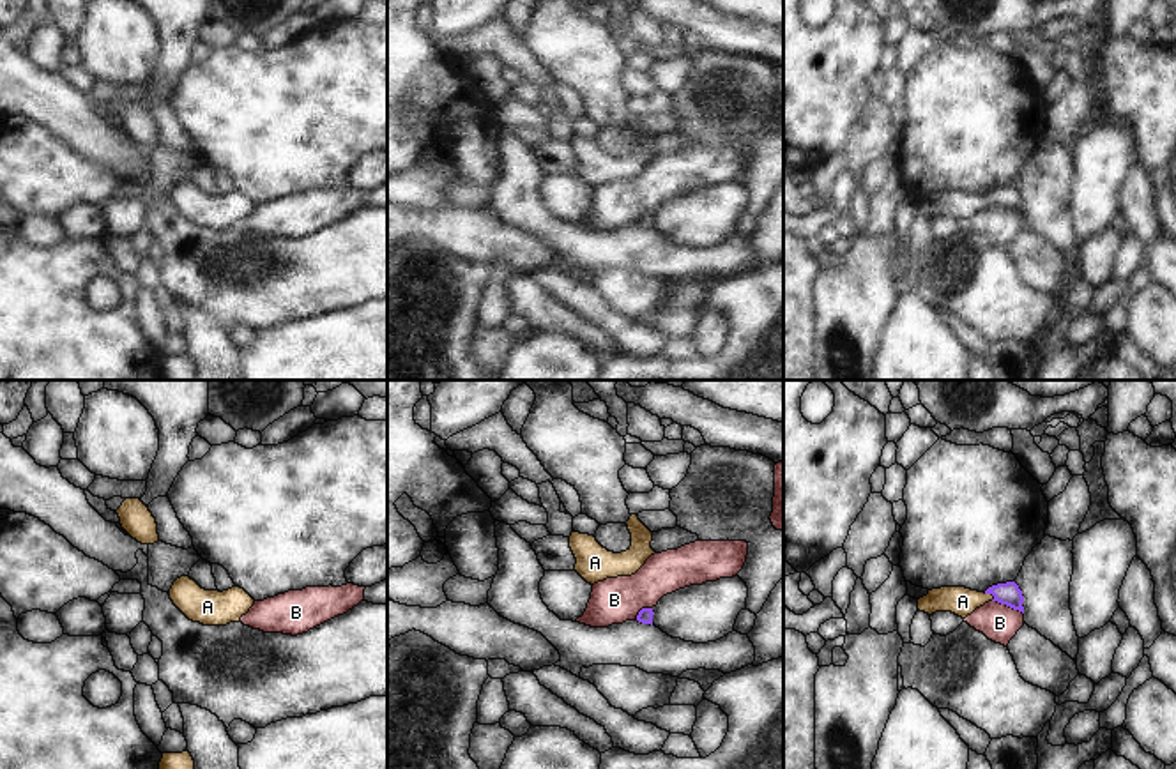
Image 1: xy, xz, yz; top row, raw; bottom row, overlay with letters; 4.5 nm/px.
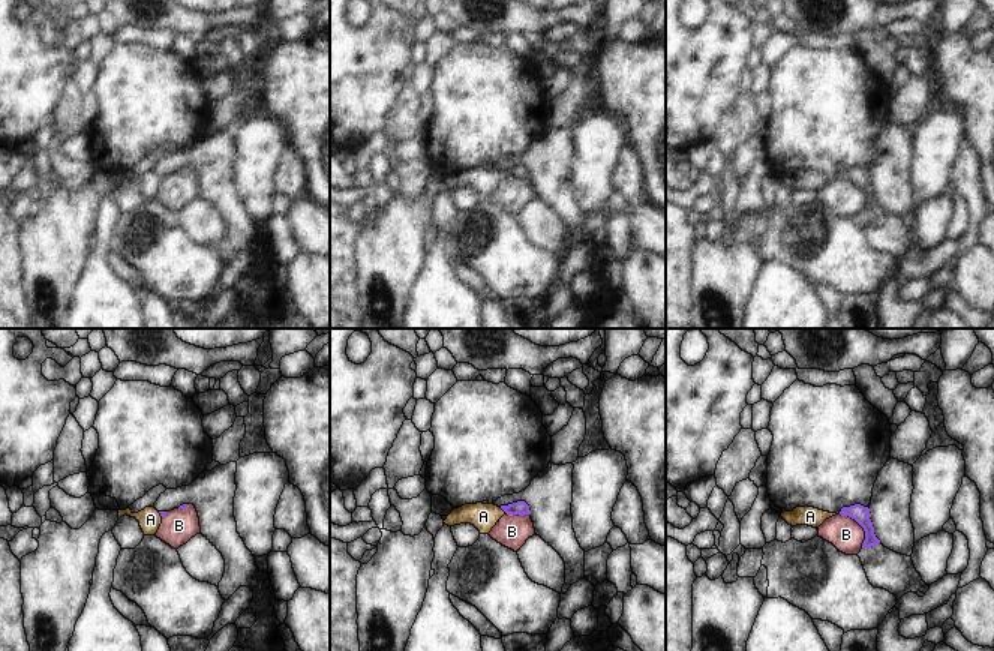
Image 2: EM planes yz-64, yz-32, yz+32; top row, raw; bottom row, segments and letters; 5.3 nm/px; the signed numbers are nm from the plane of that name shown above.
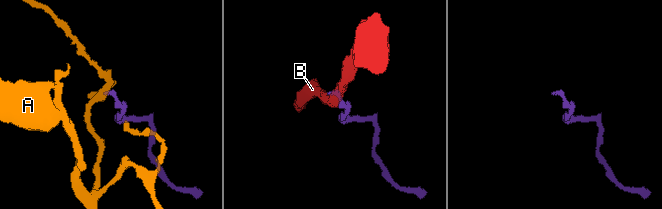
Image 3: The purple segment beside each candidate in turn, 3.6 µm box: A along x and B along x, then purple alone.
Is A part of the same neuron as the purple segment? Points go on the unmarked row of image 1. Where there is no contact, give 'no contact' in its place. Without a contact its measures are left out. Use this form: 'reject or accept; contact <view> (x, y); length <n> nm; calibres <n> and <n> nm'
accept; contact yz (989, 197); length 60 nm; calibres 100 and 130 nm

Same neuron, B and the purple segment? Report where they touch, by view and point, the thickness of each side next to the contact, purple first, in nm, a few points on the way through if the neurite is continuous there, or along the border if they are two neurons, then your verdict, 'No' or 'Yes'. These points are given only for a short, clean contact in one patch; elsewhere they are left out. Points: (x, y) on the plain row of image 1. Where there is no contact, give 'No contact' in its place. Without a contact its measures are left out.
Touches purple at yz (1008, 209). Thickness 100 nm (purple) against 170 nm. Boundary: yz (992, 204), (1023, 218). No

